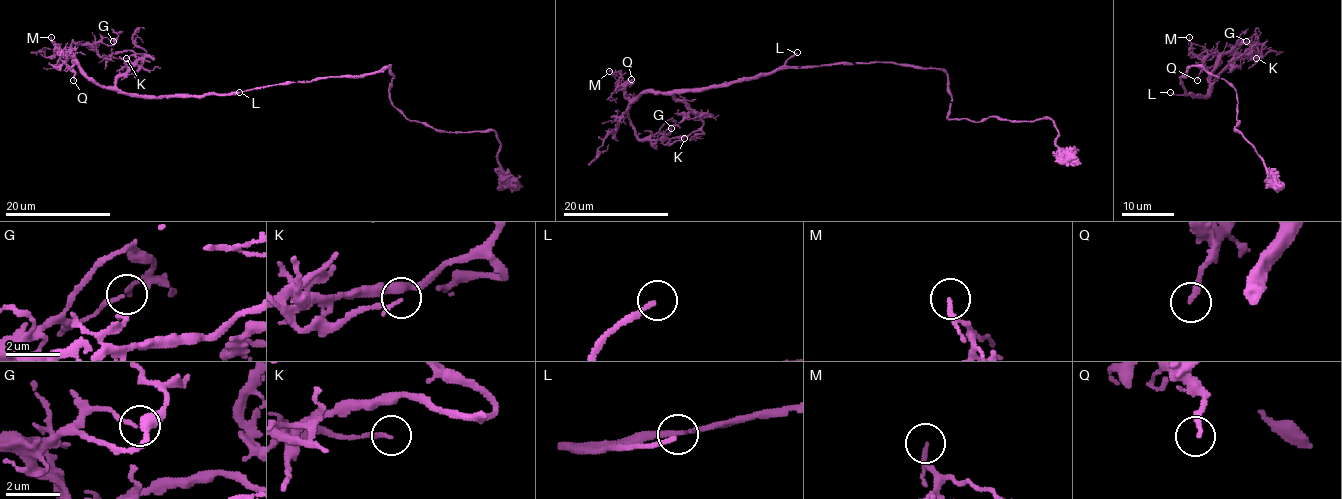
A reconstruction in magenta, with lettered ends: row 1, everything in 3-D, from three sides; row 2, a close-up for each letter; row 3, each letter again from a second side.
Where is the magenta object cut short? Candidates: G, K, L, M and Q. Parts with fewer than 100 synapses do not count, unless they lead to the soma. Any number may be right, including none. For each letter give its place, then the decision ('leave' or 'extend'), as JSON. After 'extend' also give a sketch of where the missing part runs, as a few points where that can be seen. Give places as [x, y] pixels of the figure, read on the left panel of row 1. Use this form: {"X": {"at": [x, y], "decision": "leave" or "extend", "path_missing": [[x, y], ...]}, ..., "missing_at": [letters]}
{"G": {"at": [113, 41], "decision": "leave"}, "K": {"at": [126, 58], "decision": "leave"}, "L": {"at": [239, 92], "decision": "extend", "path_missing": [[239, 92], [251, 84], [252, 118], [234, 120], [205, 145], [221, 179]]}, "M": {"at": [51, 37], "decision": "leave"}, "Q": {"at": [73, 80], "decision": "leave"}, "missing_at": ["L"]}

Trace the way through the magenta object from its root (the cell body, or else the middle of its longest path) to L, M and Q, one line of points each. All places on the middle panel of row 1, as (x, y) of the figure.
L: (858, 63), (787, 66), (785, 62), (797, 52)
M: (858, 63), (779, 68), (701, 88), (644, 92), (633, 99), (622, 91), (609, 71)
Q: (858, 63), (779, 68), (701, 88), (644, 92), (634, 99), (626, 93), (625, 87), (633, 81), (631, 79)

